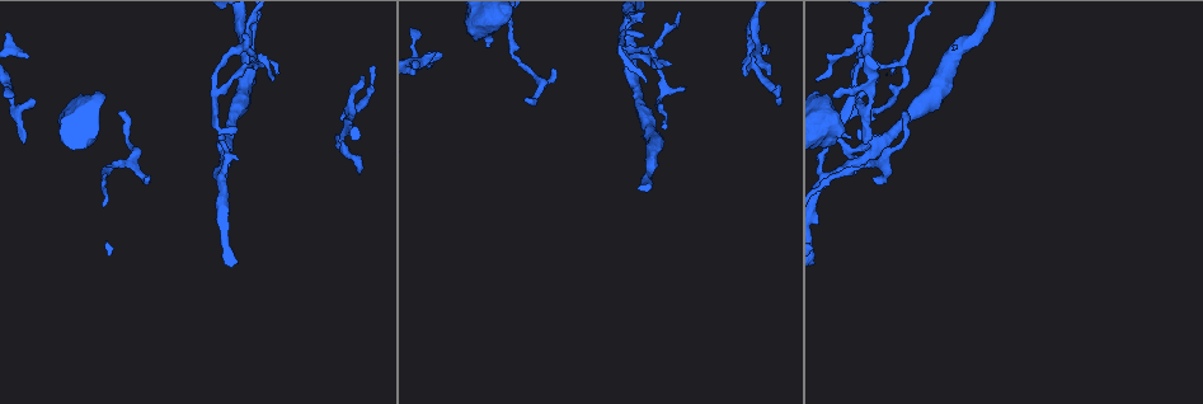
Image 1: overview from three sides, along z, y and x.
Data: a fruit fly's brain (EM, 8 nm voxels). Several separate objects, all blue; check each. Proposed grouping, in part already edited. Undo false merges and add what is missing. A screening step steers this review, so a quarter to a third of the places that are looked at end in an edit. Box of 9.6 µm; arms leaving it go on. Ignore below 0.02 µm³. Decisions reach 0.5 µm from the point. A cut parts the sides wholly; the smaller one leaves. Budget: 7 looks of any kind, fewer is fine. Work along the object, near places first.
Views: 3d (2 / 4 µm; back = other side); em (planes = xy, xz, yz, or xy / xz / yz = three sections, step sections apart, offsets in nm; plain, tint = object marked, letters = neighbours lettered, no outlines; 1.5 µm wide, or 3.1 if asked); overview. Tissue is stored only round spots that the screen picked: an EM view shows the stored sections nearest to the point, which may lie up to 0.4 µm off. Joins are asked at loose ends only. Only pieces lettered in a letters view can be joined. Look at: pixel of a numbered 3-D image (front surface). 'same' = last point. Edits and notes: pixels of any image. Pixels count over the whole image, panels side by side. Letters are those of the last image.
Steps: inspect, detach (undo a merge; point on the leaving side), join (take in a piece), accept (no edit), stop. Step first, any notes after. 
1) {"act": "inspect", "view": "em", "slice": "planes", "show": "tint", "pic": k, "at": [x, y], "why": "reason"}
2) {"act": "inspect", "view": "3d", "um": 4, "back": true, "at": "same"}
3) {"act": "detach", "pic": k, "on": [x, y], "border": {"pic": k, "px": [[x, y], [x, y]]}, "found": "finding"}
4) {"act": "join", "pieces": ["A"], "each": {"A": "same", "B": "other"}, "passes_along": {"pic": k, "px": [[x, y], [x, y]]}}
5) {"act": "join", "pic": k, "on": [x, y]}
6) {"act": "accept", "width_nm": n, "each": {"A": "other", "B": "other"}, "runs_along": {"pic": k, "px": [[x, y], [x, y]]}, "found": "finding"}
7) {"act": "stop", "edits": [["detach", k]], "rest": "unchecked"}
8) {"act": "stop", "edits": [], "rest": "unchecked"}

{"act": "inspect", "view": "em", "slice": "xz", "step": 8, "show": "tint", "pic": 1, "at": [624, 48], "why": "sharp bend"}

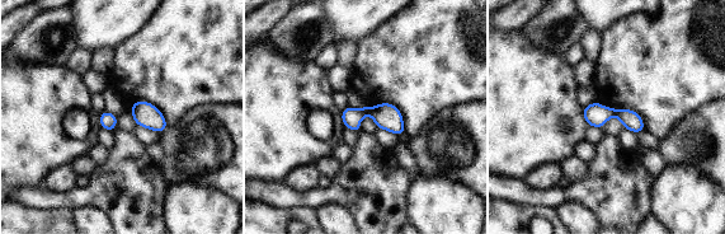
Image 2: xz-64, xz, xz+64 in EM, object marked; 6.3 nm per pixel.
{"act": "inspect", "view": "em", "slice": "planes", "show": "letters", "at": "same"}

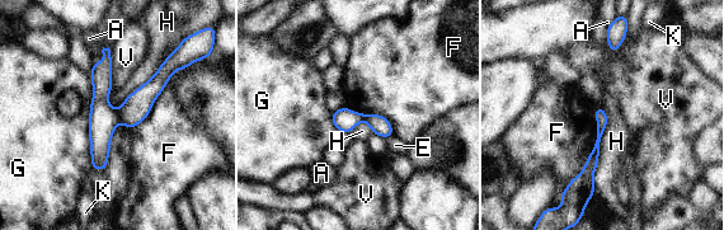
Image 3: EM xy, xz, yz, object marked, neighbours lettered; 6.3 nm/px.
{"act": "detach", "pic": 3, "on": [137, 106], "each": {"A": "other", "E": "other", "F": "other", "G": "other", "H": "other", "K": "other", "V": "other"}, "border": {"pic": 3, "px": [[117, 112], [120, 120]]}, "found": "two neurons meet here"}

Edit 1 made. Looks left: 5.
{"act": "inspect", "view": "overview", "why": "redraw"}

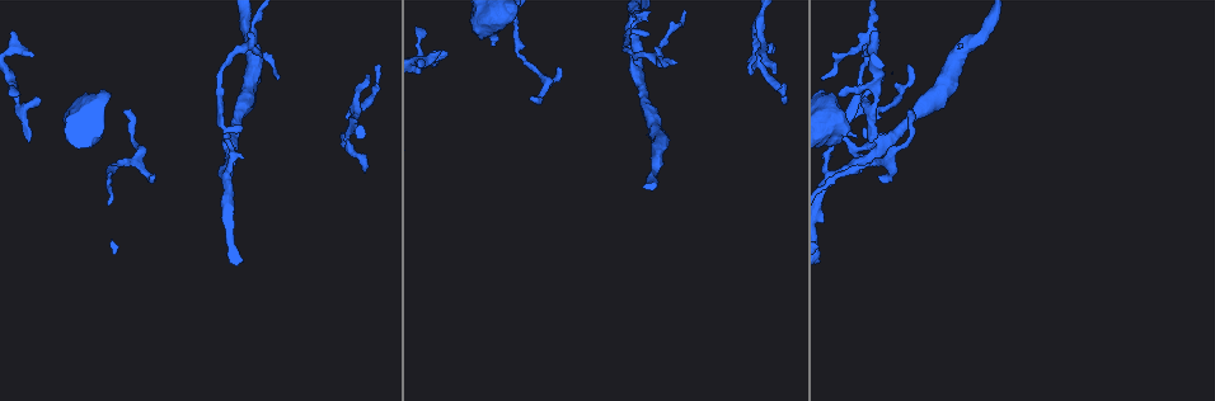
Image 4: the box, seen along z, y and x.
{"act": "inspect", "view": "3d", "um": 4, "pic": 4, "at": [872, 142], "why": "free end"}

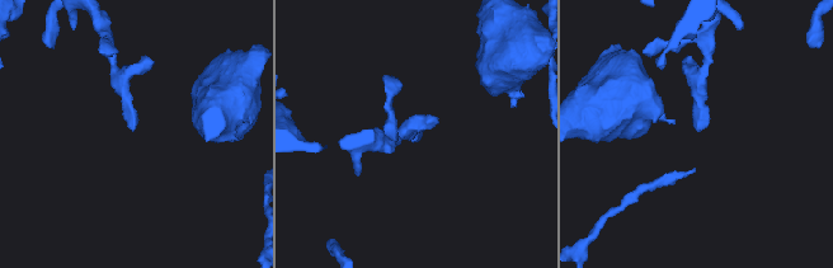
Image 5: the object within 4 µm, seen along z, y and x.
{"act": "inspect", "view": "em", "slice": "planes", "show": "letters", "pic": 5, "at": [698, 131]}

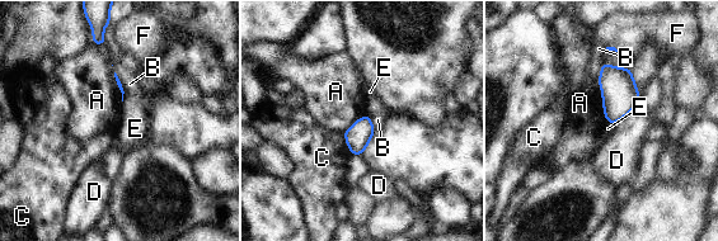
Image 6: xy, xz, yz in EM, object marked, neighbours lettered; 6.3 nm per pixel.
{"act": "accept", "longest_contact_nm": ["A", 260], "each": {"A": "other", "B": "other", "C": "other", "D": "other", "E": "other", "F": "other"}, "border": {"pic": 6, "px": [[601, 64], [597, 79]]}, "found": "no lettered piece goes on from it"}

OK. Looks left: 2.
{"act": "stop", "edits": [["detach", 3]], "rest": "unchecked"}

